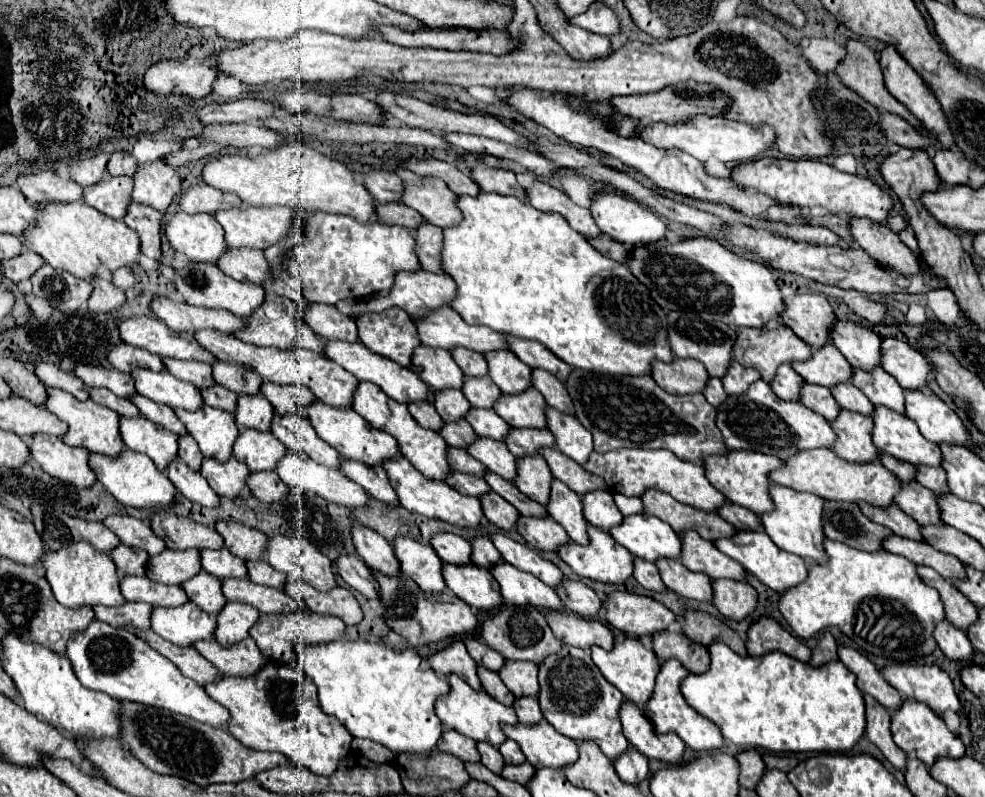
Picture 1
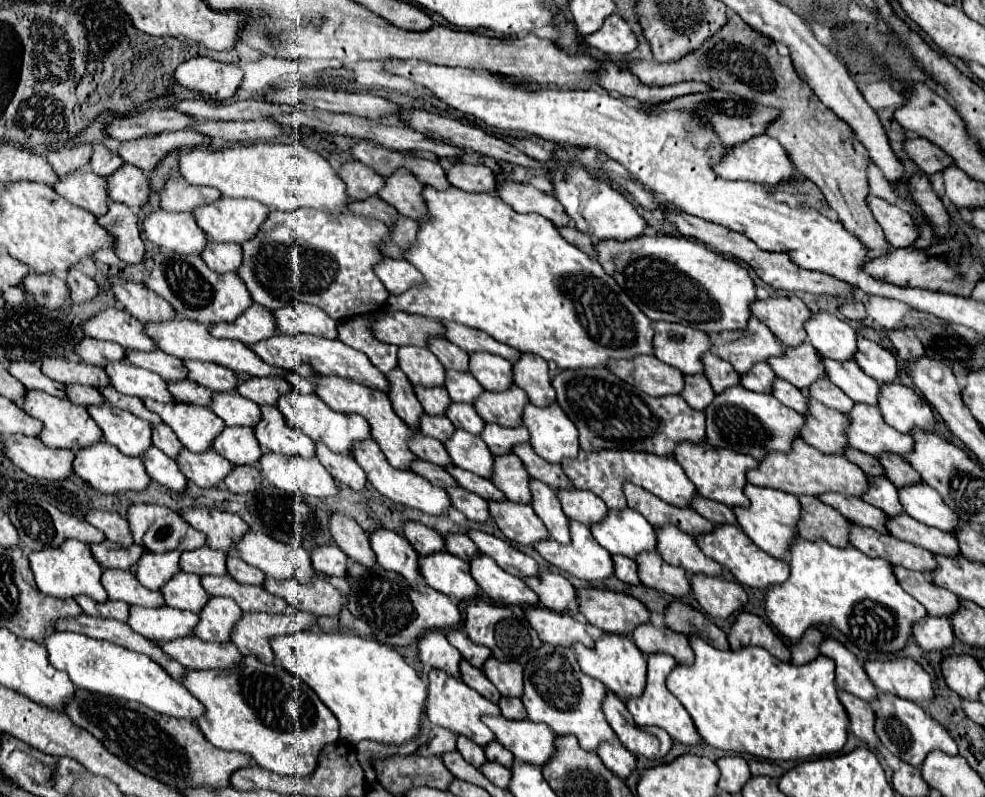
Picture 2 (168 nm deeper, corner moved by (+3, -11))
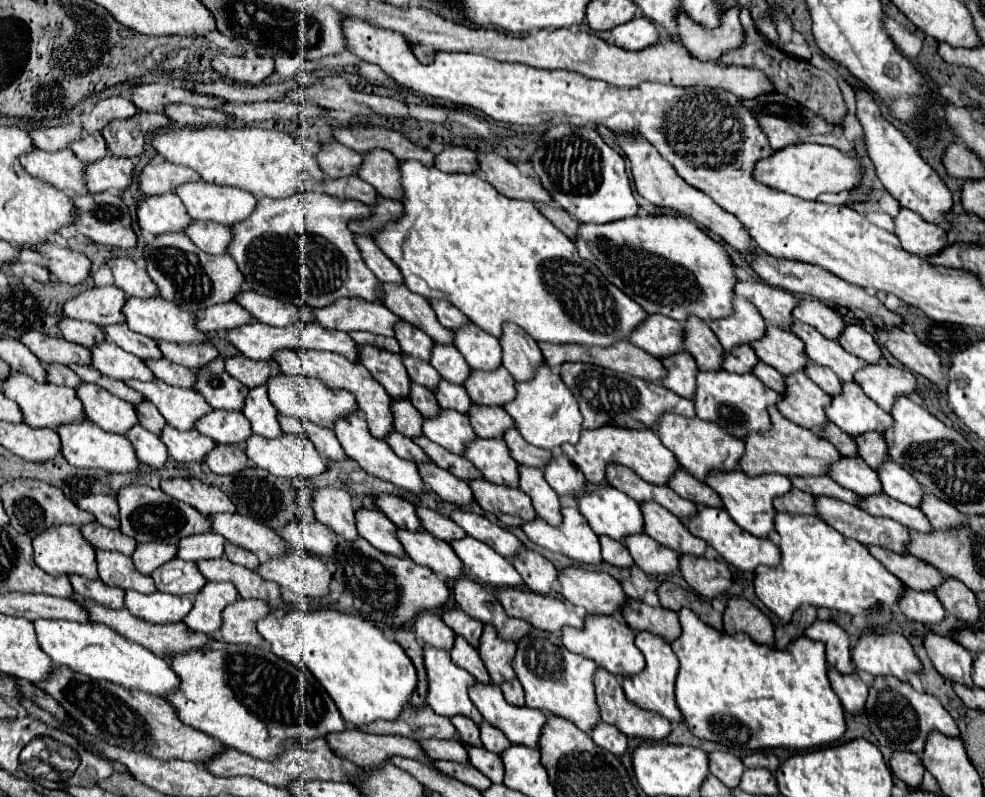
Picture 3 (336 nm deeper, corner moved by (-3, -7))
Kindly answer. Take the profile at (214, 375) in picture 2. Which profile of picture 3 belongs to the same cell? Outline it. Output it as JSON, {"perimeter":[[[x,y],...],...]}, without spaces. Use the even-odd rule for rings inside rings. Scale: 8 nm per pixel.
{"perimeter":[[[157,341],[161,353],[165,359],[171,363],[189,367],[191,371],[199,371],[207,367],[213,359],[219,357],[219,351],[215,345],[177,345],[177,343],[167,343],[167,341]]]}

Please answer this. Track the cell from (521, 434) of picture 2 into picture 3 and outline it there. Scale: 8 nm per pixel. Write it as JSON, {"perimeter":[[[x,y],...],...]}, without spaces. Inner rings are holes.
{"perimeter":[[[473,405],[469,411],[469,421],[475,429],[475,433],[483,439],[491,437],[503,437],[503,431],[515,427],[515,421],[503,407],[479,407]]]}

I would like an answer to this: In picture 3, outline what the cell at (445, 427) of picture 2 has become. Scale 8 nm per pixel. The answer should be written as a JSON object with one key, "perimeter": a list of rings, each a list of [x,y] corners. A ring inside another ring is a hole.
{"perimeter":[[[411,385],[411,403],[425,419],[435,419],[439,415],[439,403],[435,395],[421,385]]]}

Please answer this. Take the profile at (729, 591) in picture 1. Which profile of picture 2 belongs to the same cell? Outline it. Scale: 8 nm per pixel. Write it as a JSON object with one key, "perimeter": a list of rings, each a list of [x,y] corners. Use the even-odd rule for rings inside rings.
{"perimeter":[[[703,573],[691,575],[689,581],[699,605],[713,617],[727,619],[729,615],[741,611],[747,603],[747,593],[739,583],[727,581],[723,577],[709,577]]]}

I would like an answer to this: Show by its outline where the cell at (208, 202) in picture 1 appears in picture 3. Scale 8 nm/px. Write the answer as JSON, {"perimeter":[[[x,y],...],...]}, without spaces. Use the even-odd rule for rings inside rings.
{"perimeter":[[[153,159],[141,173],[139,187],[145,195],[165,195],[165,193],[175,193],[175,187],[191,181],[201,181],[195,171],[173,165],[169,161],[159,161]]]}

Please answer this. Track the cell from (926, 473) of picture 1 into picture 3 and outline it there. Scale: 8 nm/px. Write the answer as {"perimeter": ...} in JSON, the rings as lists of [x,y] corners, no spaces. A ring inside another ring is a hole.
{"perimeter":[[[867,433],[855,439],[857,447],[859,447],[859,455],[861,459],[865,459],[865,463],[873,469],[879,469],[883,463],[891,461],[891,457],[887,455],[887,443],[883,439],[883,435],[879,433]]]}

